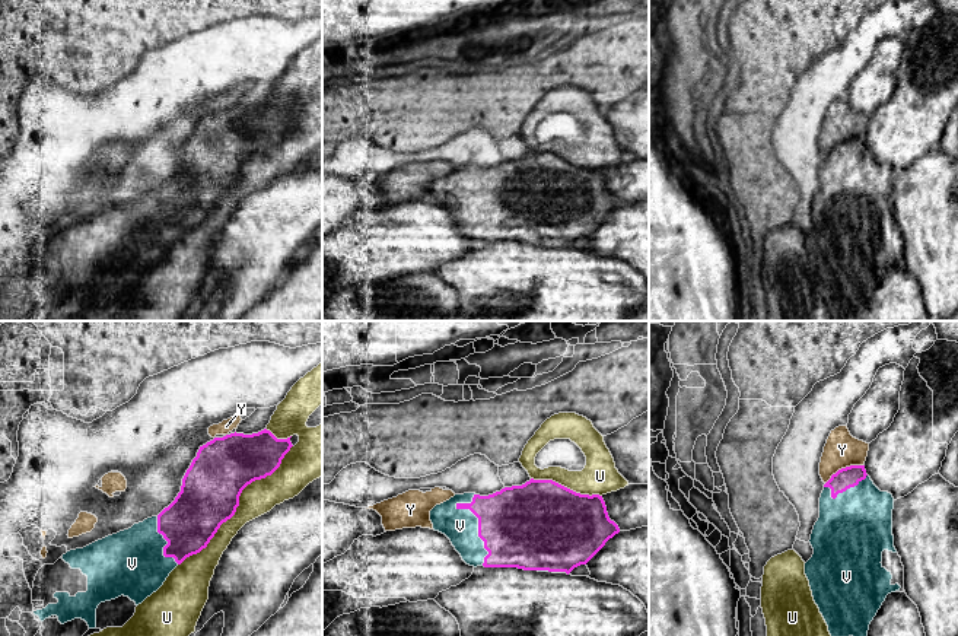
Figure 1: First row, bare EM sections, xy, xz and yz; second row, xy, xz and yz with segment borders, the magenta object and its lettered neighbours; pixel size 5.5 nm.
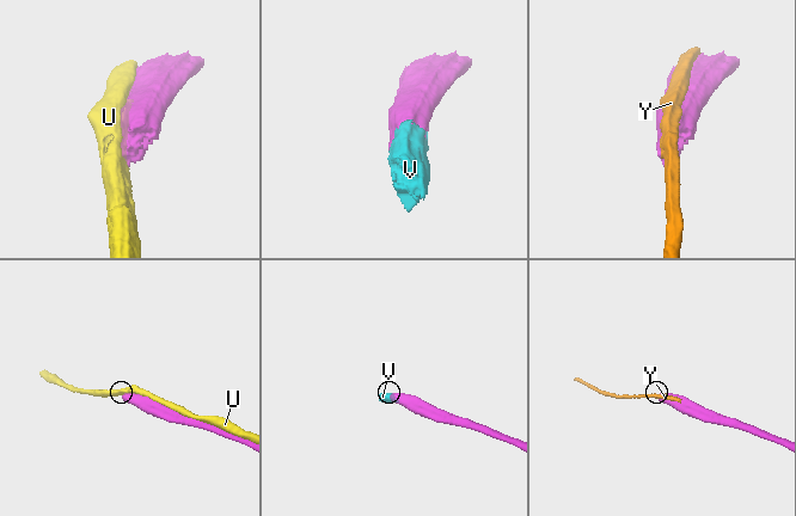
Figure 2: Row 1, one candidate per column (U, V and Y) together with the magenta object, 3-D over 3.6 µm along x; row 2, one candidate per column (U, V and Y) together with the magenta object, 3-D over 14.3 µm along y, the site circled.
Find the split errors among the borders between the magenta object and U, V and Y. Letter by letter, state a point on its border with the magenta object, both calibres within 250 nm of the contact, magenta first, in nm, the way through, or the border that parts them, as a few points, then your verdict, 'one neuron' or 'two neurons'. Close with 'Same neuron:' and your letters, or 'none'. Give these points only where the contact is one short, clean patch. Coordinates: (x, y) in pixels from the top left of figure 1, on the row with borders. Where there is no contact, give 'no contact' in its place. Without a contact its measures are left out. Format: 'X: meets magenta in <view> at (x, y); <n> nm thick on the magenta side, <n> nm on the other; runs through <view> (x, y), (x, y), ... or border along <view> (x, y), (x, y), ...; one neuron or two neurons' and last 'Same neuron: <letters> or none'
U: meets magenta in xy at (238, 505); 320 nm thick on the magenta side, 190 nm on the other; two neurons
V: meets magenta in xz at (478, 520); 460 nm thick on the magenta side, 190 nm on the other; one neuron
Y: meets magenta in yz at (843, 468); 120 nm thick on the magenta side, 190 nm on the other; two neurons
Same neuron: V

